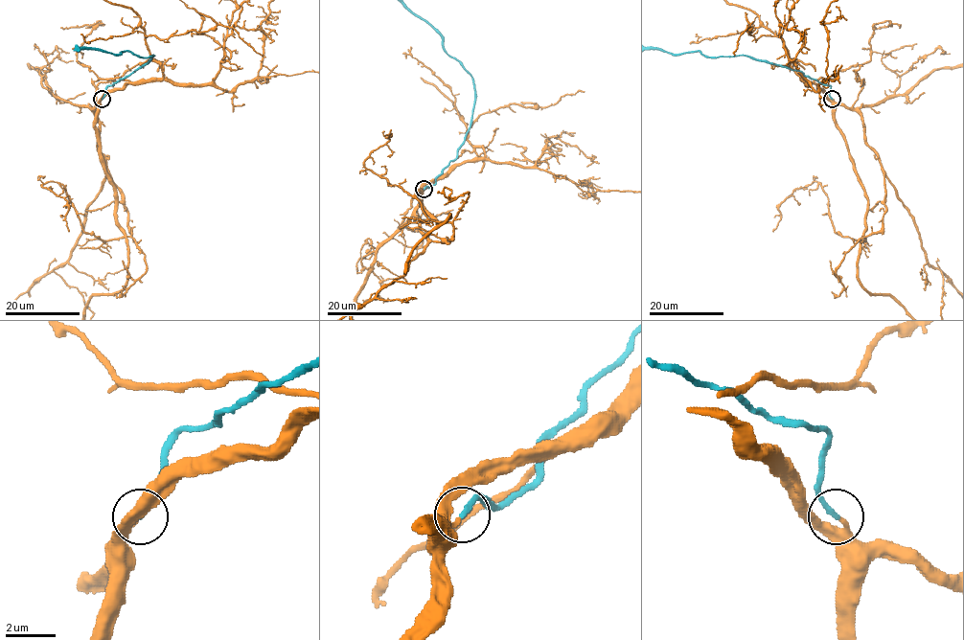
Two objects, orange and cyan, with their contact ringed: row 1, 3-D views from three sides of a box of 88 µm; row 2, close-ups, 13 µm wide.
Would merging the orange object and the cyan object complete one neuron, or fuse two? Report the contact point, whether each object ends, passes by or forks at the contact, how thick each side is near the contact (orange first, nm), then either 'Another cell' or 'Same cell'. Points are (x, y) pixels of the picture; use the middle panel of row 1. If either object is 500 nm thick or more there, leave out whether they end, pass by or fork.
Place: (424, 189). At the ring orange ends. At the ring cyan ends. Thickness 240 nm (orange) against 200 nm. Same cell

